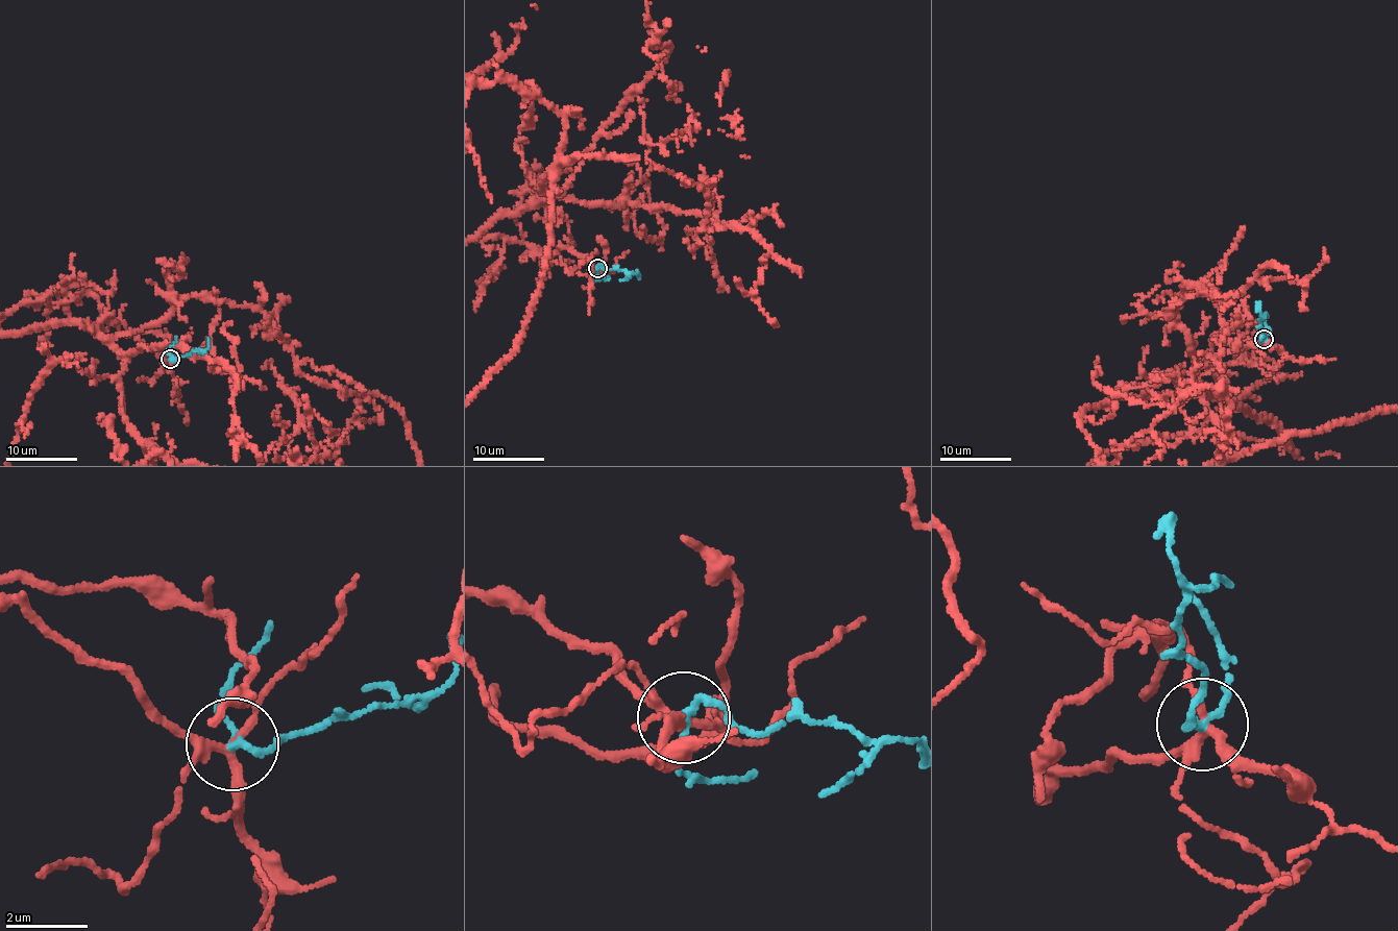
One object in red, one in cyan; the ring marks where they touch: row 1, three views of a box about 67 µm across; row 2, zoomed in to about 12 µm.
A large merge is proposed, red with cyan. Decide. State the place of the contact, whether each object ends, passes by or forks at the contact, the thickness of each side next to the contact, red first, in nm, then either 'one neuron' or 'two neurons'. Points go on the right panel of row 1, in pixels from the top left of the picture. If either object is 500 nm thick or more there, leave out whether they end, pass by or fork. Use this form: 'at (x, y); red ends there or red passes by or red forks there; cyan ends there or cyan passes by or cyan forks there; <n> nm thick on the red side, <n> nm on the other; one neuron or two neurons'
at (1264, 339); red forks there; cyan passes by; 220 nm thick on the red side, 160 nm on the other; two neurons

